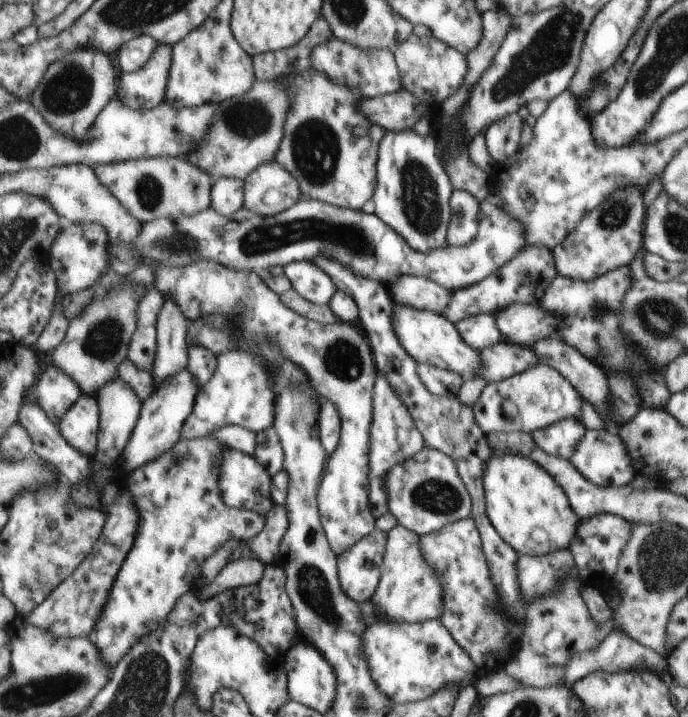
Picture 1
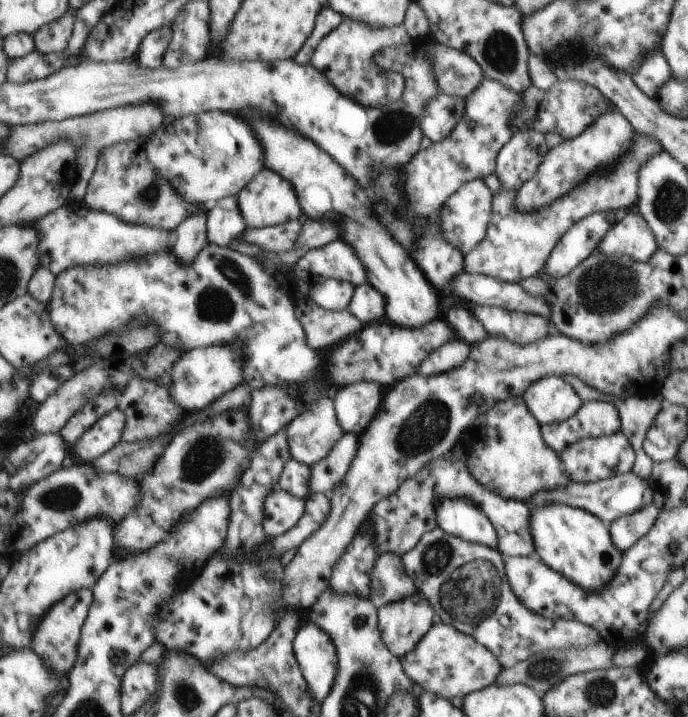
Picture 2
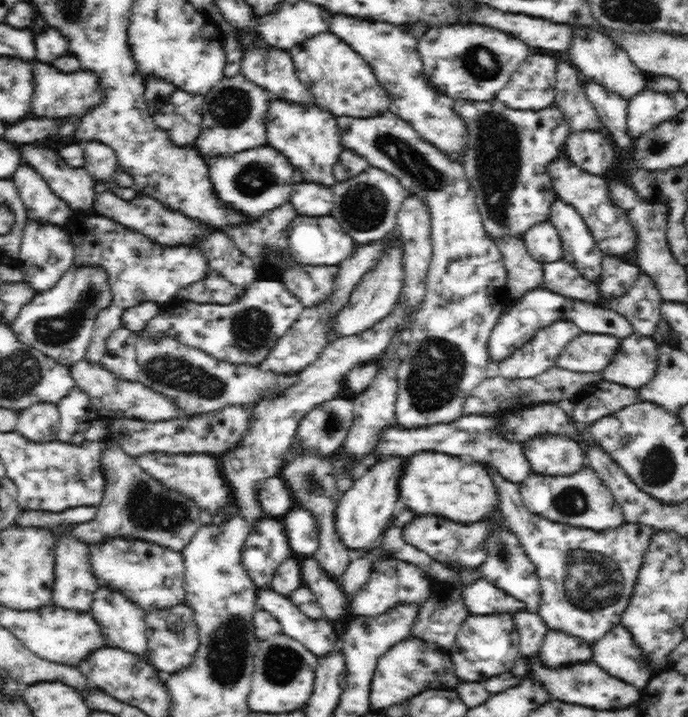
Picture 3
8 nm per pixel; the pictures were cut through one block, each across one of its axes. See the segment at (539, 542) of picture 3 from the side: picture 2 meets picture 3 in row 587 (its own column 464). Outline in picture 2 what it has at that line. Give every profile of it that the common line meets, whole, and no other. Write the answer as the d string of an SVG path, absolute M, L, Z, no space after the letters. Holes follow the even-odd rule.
M439 526L432 527L429 532L422 534L421 540L411 550L401 556L403 570L414 580L417 593L434 609L436 620L455 627L459 632L472 636L481 646L494 654L502 669L515 666L525 661L532 654L550 650L568 649L569 647L585 648L593 646L601 639L596 630L576 620L547 620L538 614L527 610L513 594L507 582L505 563L499 551L491 550L479 543L469 542L455 535L447 534Z

